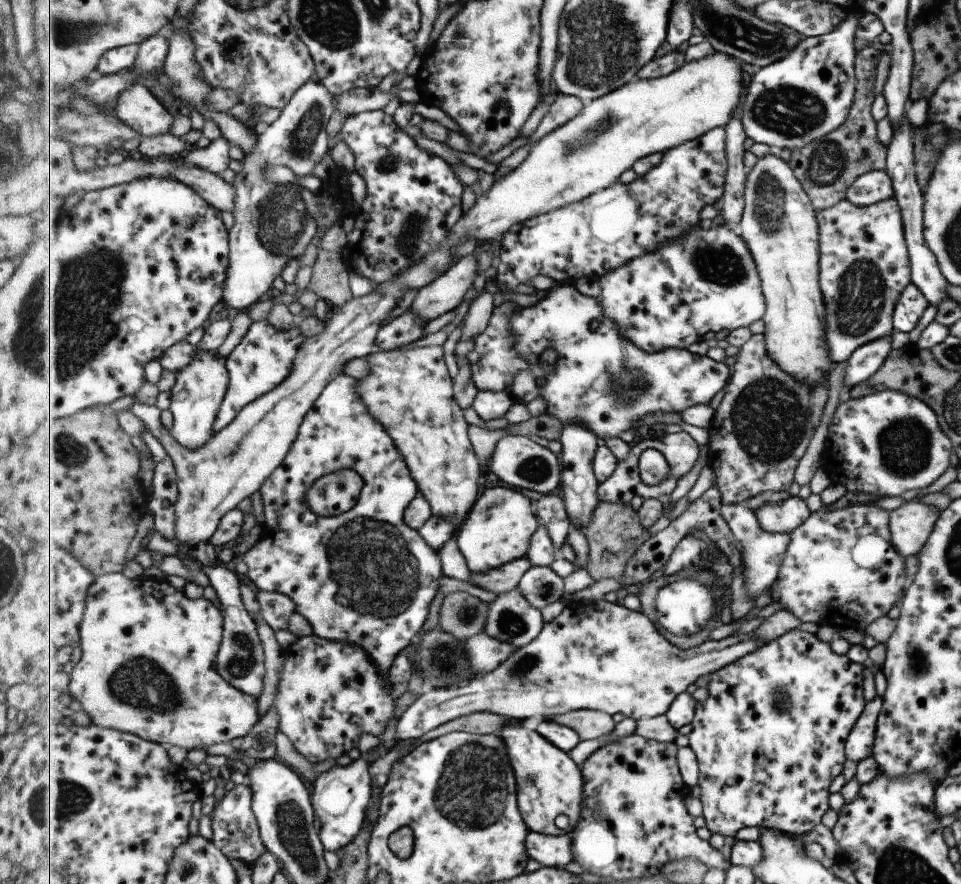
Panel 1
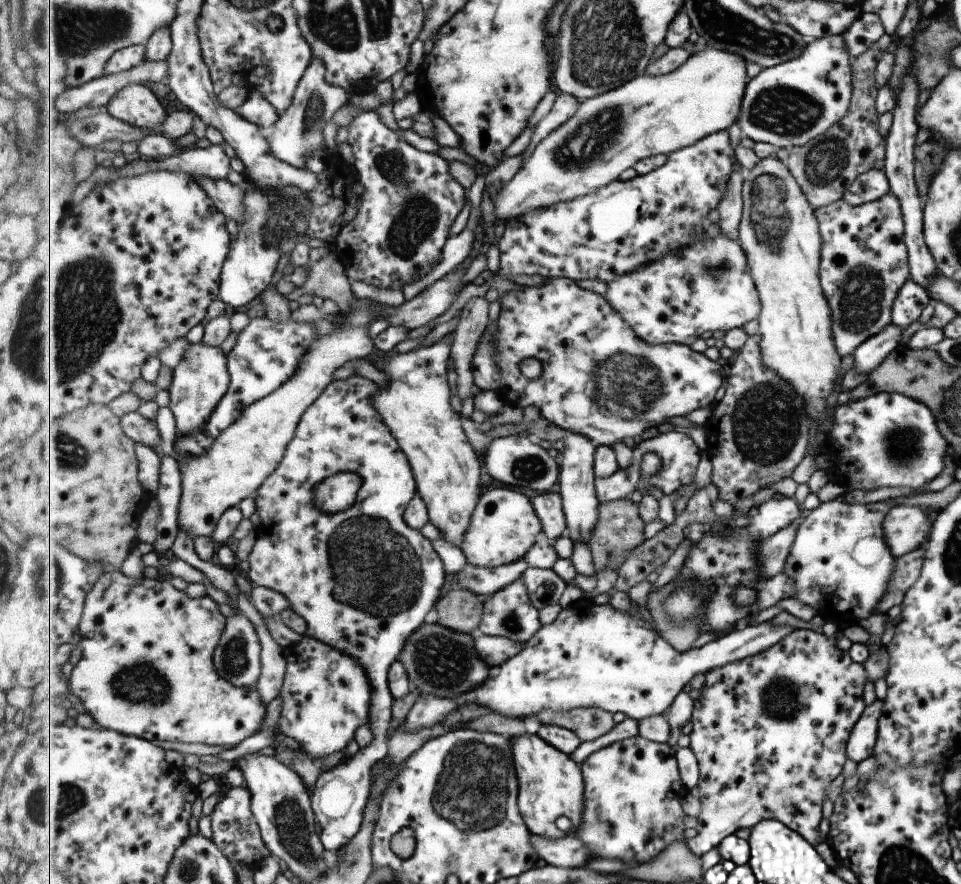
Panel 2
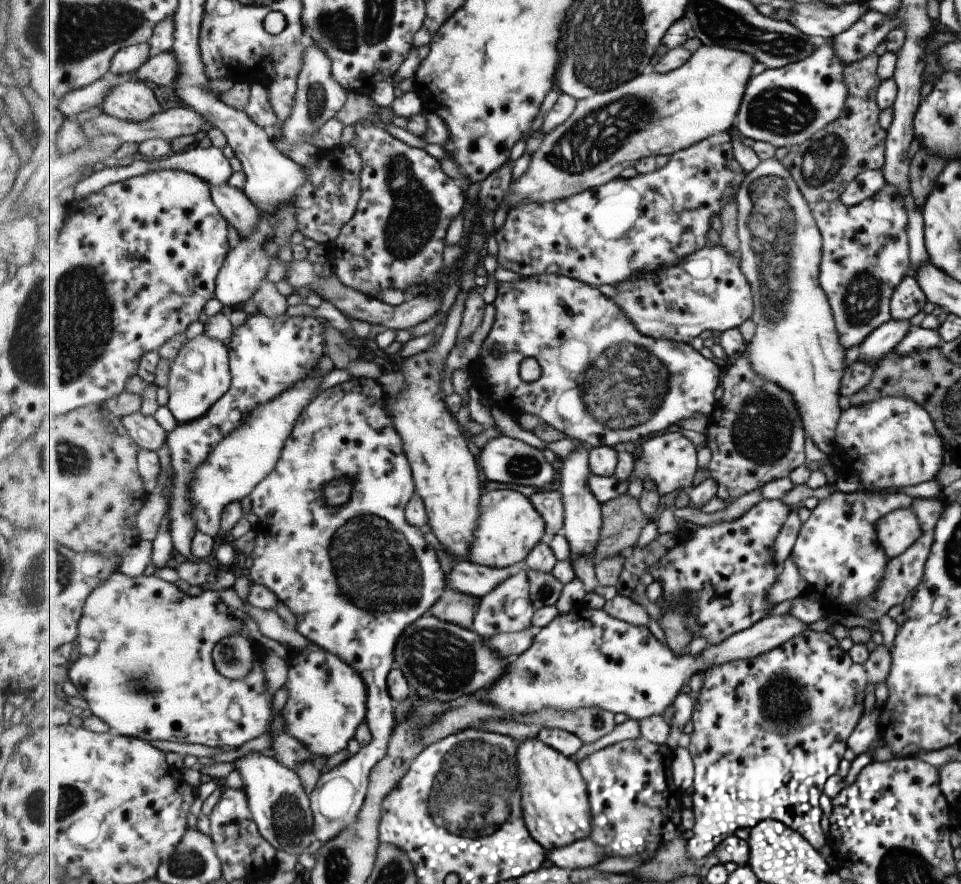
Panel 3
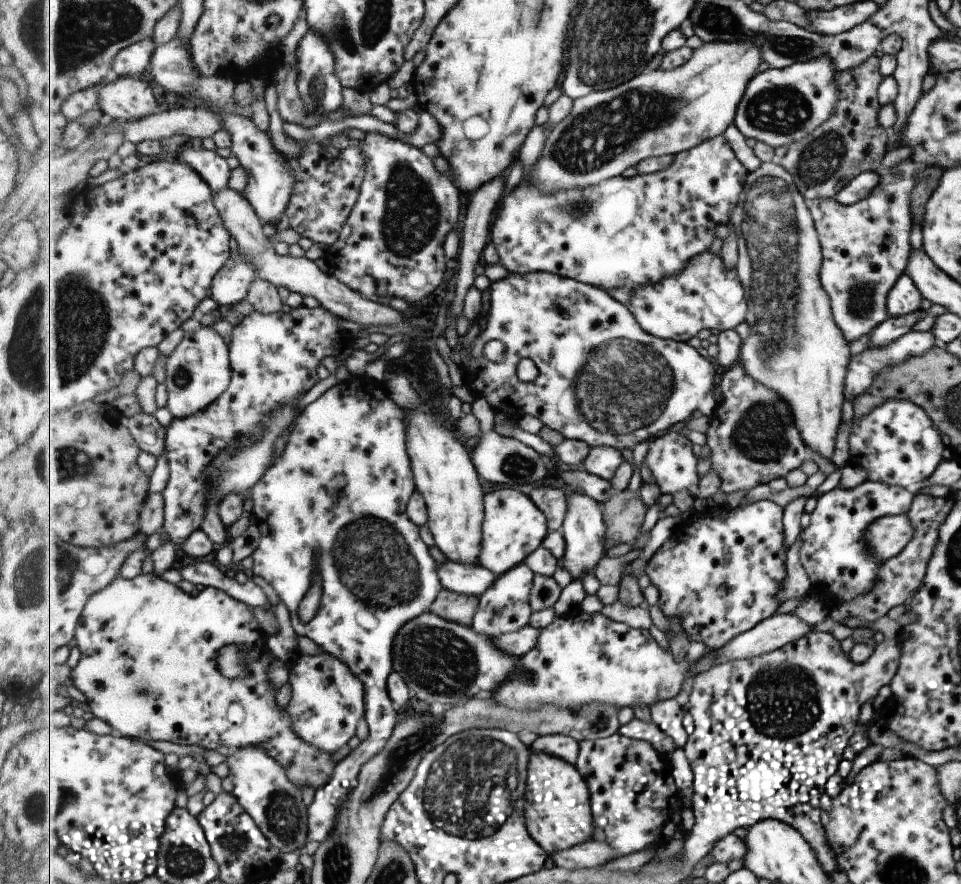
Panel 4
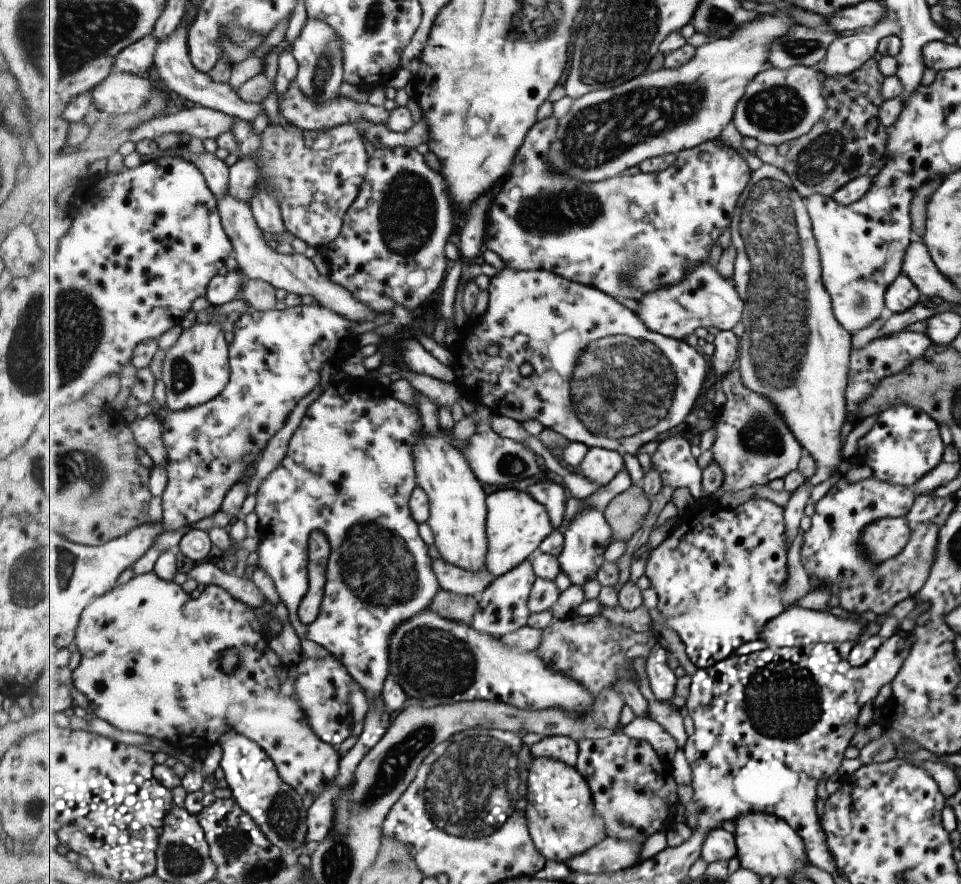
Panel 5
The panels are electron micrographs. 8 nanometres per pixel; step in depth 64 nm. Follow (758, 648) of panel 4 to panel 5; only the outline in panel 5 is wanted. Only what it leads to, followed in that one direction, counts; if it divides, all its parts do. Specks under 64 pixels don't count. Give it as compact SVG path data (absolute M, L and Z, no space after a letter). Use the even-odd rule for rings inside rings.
M792 608L777 616L775 620L767 622L763 626L763 632L759 634L759 641L764 642L768 647L802 647L807 644L825 643L834 644L836 647L845 641L857 642L859 634L865 628L865 620L853 620L851 616L848 619L839 619L828 612L805 612L801 608Z

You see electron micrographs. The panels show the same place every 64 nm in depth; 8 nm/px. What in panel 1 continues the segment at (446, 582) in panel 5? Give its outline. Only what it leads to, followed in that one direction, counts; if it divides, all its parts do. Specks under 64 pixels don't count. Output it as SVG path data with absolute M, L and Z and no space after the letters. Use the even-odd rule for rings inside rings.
M525 556L523 559L513 560L503 567L495 568L485 573L472 572L473 586L490 591L497 596L503 595L516 590L523 576L533 566L531 560Z

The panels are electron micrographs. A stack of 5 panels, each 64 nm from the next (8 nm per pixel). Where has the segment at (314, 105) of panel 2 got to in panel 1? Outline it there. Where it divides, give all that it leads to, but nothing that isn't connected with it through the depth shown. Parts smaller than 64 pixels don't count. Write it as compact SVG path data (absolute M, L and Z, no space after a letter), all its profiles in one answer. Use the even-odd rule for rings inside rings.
M314 75L309 82L305 82L297 92L291 98L291 102L280 112L280 116L278 119L271 123L266 130L257 135L257 146L247 155L243 156L242 169L235 175L233 180L233 188L235 188L235 200L233 200L233 210L231 211L234 223L227 232L229 232L230 237L230 264L229 268L227 268L227 280L226 280L226 288L223 290L223 298L225 304L229 305L231 308L235 308L235 310L248 310L248 308L255 302L259 302L259 300L268 296L269 292L273 291L273 284L275 284L275 280L281 276L281 272L285 270L285 266L293 260L293 258L299 258L301 254L305 251L305 248L309 246L309 242L313 240L313 236L315 236L315 232L318 231L317 226L317 216L321 215L321 210L319 210L319 202L317 202L317 195L314 194L307 187L301 186L300 184L295 183L283 183L283 184L274 184L270 180L267 180L263 175L263 171L266 169L272 169L277 166L285 166L290 170L293 170L293 174L297 178L309 176L313 174L313 168L315 168L315 164L320 162L325 154L330 151L329 148L329 136L327 135L327 124L329 124L329 118L333 116L333 111L336 109L335 100L337 100L338 94L331 94L331 90L321 82L321 78L318 78L317 75Z

